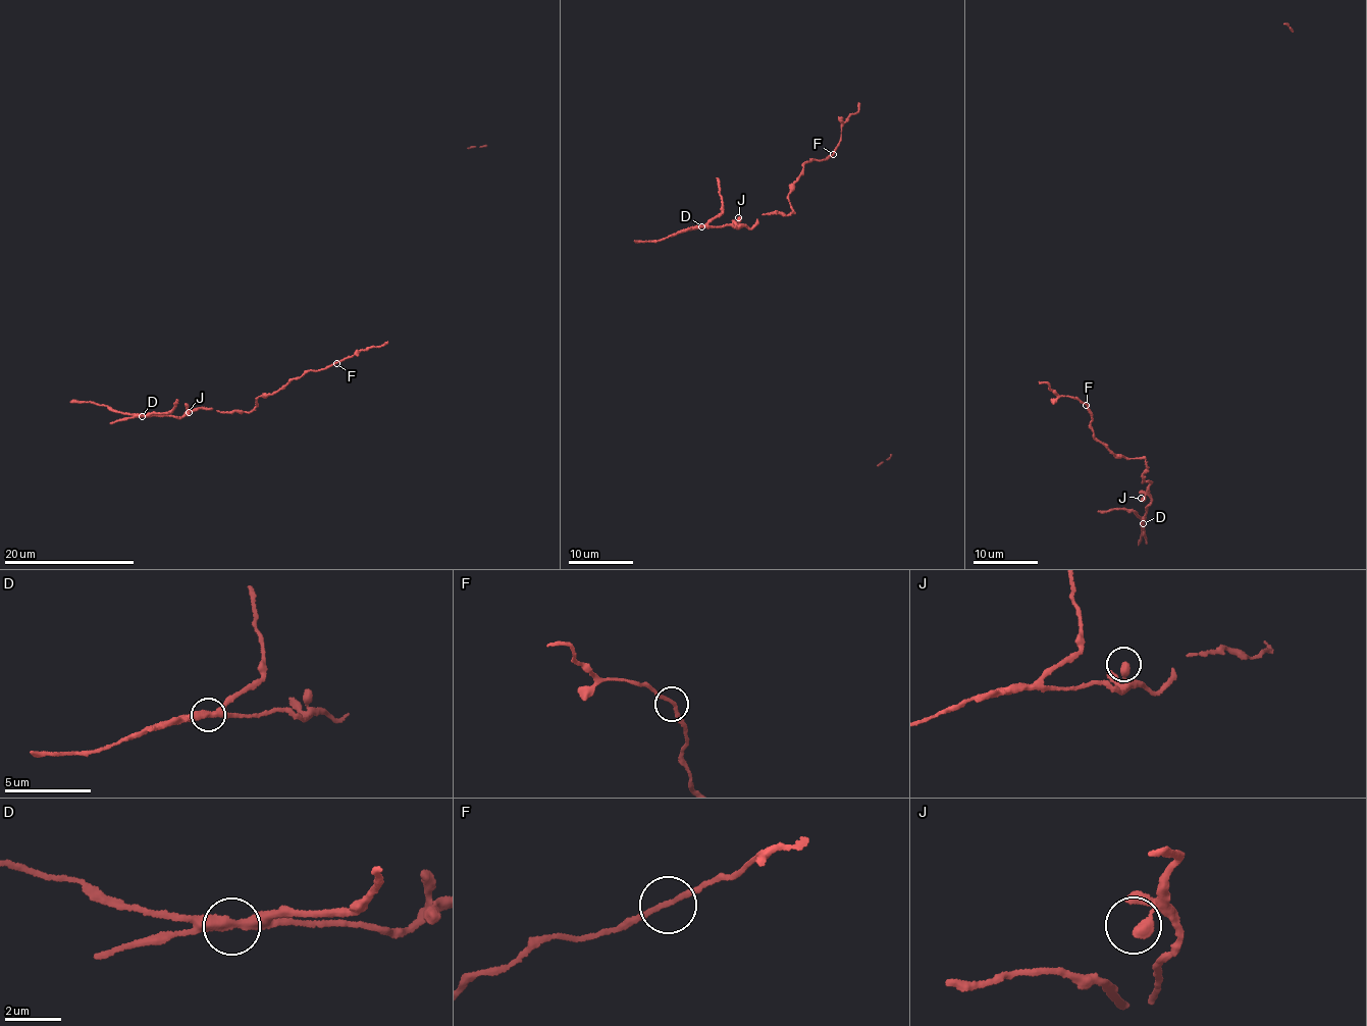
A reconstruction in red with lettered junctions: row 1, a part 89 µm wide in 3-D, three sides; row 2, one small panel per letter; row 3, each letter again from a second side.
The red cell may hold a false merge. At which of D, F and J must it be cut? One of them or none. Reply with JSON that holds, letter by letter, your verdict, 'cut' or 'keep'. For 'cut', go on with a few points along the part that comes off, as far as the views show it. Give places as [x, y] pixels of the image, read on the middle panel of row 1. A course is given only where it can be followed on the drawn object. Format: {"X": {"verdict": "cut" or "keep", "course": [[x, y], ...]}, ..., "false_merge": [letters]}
{"D": {"verdict": "cut", "course": [[701, 226], [721, 211], [717, 177]]}, "F": {"verdict": "keep"}, "J": {"verdict": "keep"}, "false_merge": ["D"]}

